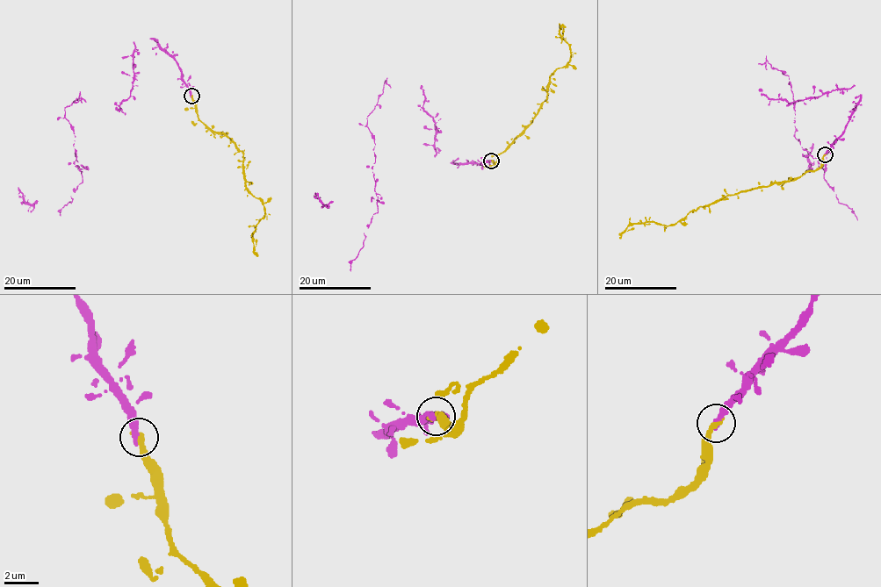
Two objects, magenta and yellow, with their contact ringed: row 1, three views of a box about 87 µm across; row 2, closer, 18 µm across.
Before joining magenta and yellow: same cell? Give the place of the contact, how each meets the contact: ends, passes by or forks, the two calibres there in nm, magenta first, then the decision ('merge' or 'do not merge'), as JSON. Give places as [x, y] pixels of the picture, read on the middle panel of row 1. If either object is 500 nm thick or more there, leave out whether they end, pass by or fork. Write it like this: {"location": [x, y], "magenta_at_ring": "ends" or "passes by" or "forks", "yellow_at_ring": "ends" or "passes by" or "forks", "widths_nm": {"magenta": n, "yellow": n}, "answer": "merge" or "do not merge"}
{"location": [491, 161], "magenta_at_ring": "ends", "yellow_at_ring": "ends", "widths_nm": {"magenta": 440, "yellow": 360}, "answer": "merge"}

